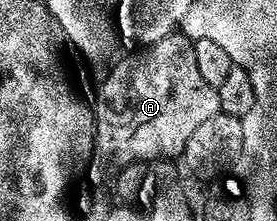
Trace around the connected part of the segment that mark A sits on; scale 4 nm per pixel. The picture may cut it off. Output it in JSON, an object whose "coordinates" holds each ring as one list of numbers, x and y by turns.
{"coordinates":[[175,32,151,50,154,50,151,54,142,54,139,58,126,58,118,63,115,61,114,71,103,80,102,87,98,90,98,99,93,99,92,102,94,138,102,138,102,150,118,158,118,168,133,162,153,164,161,158,181,159,196,128,200,128,200,124,208,124,208,120,212,120,212,116,220,112,218,91,202,79,191,39]]}

